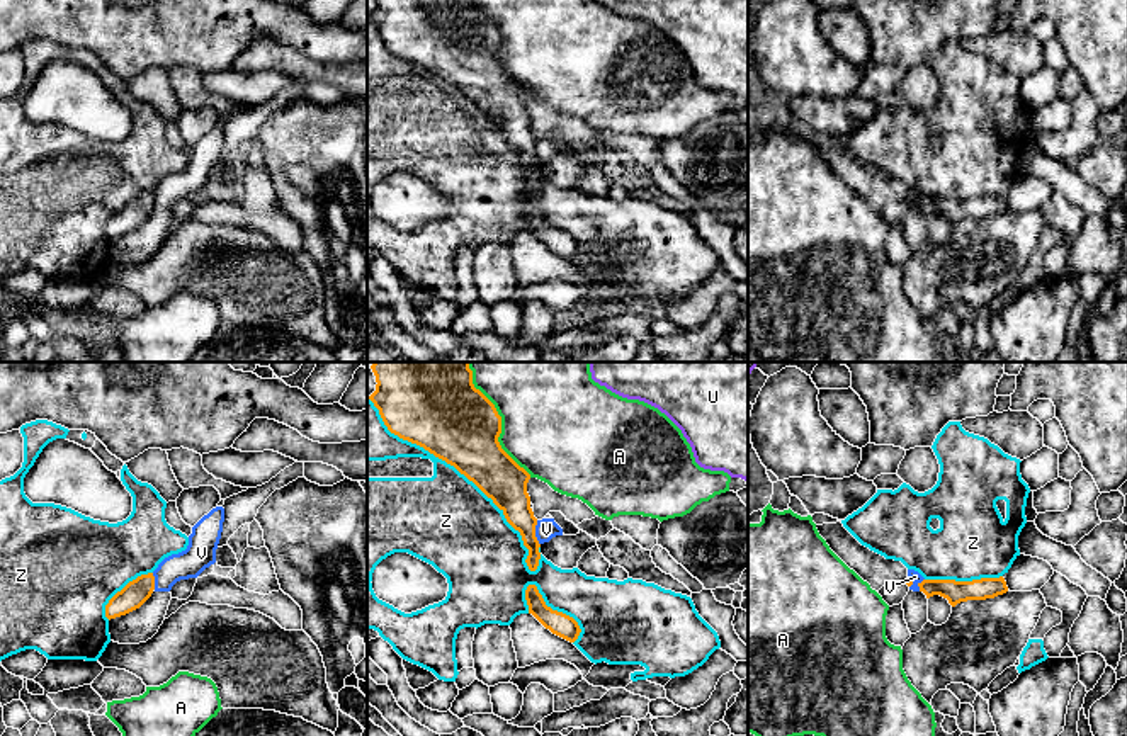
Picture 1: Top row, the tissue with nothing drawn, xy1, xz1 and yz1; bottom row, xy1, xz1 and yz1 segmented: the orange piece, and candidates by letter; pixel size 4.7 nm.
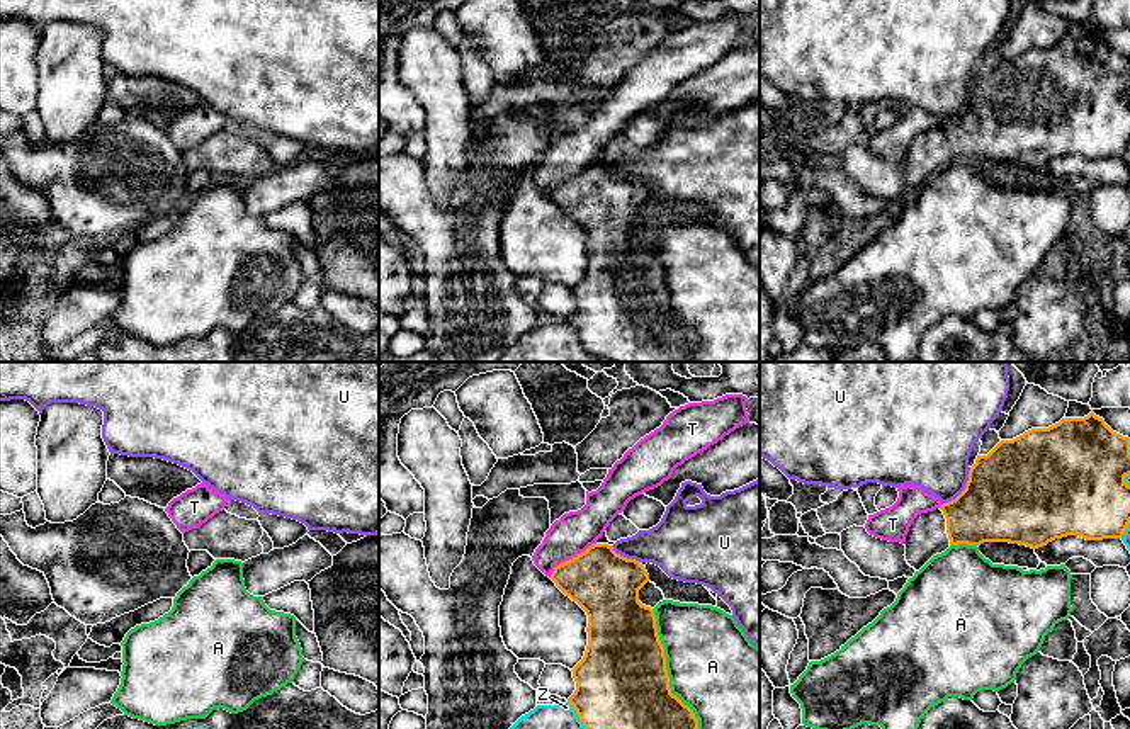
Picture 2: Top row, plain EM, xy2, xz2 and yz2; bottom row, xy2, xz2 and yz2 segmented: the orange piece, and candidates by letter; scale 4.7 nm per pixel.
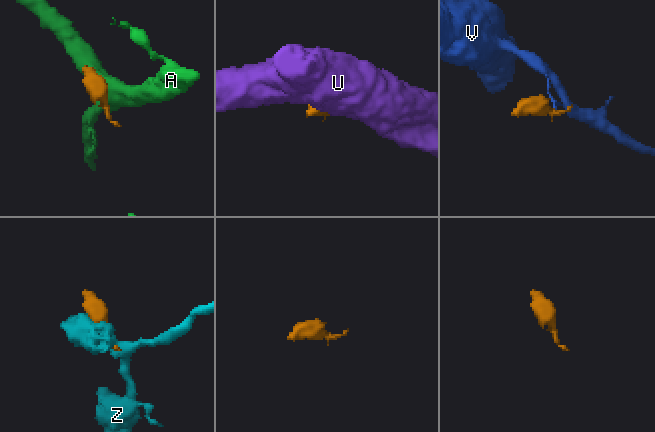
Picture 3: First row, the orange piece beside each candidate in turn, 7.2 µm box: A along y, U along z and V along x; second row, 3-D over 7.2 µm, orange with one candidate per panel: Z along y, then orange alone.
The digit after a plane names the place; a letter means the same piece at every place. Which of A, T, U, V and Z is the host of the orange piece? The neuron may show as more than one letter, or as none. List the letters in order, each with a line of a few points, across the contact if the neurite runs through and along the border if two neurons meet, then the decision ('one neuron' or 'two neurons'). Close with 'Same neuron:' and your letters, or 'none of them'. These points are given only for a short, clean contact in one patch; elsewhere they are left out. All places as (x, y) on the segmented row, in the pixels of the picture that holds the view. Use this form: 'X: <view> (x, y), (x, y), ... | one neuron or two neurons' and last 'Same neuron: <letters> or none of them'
A: two neurons
T: two neurons
U: two neurons
V: xz1 (536, 520), (536, 539), (539, 544) | two neurons
Z: two neurons
Same neuron: none of them

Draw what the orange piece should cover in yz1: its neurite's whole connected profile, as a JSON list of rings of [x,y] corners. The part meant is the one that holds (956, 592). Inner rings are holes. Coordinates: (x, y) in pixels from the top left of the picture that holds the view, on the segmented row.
[[[981,578],[972,581],[955,581],[955,580],[923,580],[918,583],[920,592],[926,598],[940,595],[949,600],[952,607],[967,600],[986,600],[994,598],[1008,592],[1006,581],[1000,578]]]

